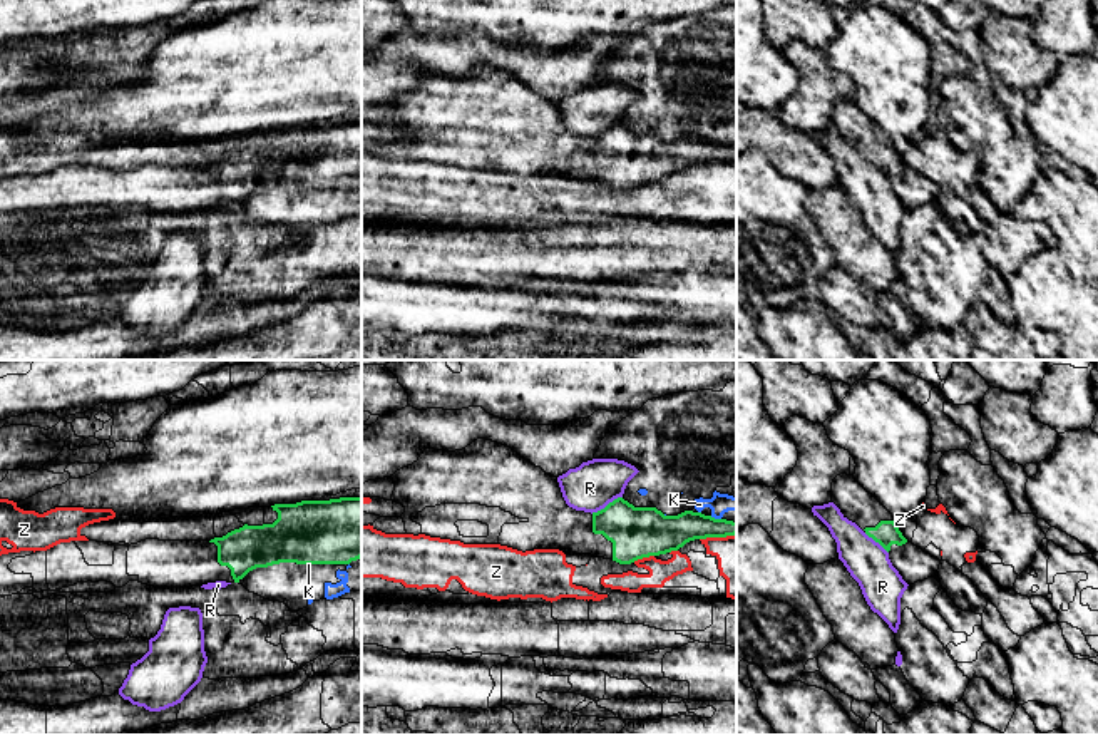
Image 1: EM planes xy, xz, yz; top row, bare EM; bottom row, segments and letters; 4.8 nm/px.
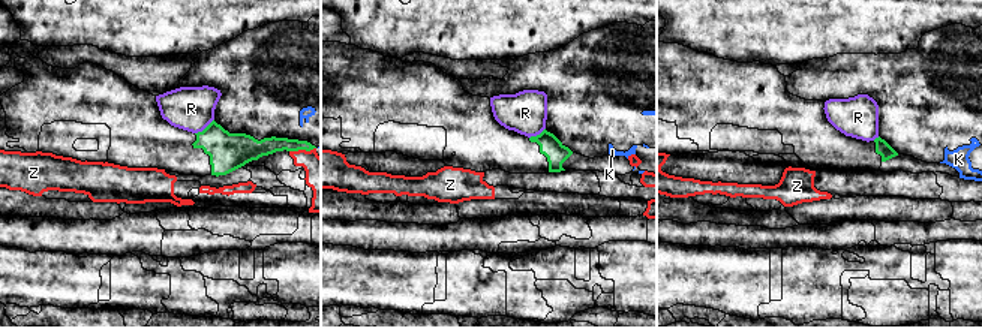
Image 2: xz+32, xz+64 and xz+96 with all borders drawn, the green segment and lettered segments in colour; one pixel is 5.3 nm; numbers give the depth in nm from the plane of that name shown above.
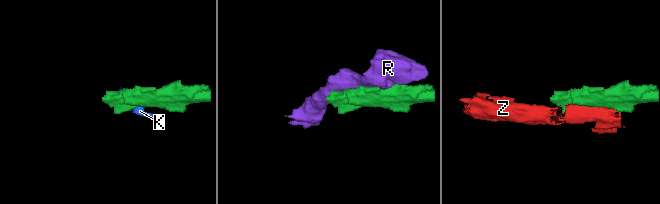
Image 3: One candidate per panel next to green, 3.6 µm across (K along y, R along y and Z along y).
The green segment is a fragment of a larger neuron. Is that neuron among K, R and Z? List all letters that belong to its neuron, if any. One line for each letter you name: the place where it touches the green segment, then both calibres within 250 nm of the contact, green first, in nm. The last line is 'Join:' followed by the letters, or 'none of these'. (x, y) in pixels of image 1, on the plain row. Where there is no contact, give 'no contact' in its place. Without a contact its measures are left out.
Join: none of these

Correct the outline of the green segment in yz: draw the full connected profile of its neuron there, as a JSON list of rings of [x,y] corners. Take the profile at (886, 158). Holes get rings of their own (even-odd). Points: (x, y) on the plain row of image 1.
[[[840,99],[834,104],[832,127],[844,142],[855,147],[889,177],[892,191],[907,209],[936,203],[941,186],[909,167],[892,139],[854,100]]]

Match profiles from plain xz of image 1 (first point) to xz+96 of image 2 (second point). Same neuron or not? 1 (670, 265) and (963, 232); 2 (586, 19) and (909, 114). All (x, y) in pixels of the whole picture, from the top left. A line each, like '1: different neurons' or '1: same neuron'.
1: same neuron
2: different neurons

